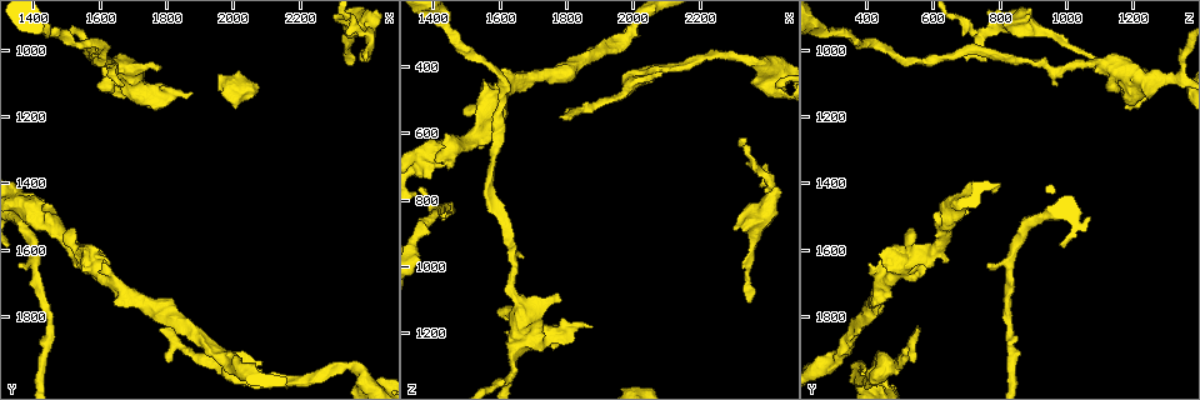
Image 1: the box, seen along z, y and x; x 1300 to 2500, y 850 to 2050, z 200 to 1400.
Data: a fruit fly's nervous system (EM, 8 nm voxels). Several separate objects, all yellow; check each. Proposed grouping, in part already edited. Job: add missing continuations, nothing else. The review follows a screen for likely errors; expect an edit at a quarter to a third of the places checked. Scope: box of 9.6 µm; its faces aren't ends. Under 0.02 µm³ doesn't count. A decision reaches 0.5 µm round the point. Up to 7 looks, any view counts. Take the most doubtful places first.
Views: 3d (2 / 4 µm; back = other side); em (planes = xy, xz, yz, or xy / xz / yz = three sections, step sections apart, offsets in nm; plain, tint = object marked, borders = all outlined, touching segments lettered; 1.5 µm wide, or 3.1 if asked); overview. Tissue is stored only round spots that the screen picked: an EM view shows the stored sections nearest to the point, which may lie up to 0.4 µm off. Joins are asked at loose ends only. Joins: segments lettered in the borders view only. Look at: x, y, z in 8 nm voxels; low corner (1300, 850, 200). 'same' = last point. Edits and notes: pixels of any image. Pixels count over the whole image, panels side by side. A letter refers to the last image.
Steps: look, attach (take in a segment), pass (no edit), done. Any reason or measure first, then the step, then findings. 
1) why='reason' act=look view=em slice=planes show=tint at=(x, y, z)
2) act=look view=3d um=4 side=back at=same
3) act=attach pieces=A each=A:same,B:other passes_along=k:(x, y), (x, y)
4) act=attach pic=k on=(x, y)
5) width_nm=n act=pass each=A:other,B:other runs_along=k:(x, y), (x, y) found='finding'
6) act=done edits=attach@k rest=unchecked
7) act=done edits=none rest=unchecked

why='an open end' act=look view=3d um=2 side=back at=(1790, 1830, 560)

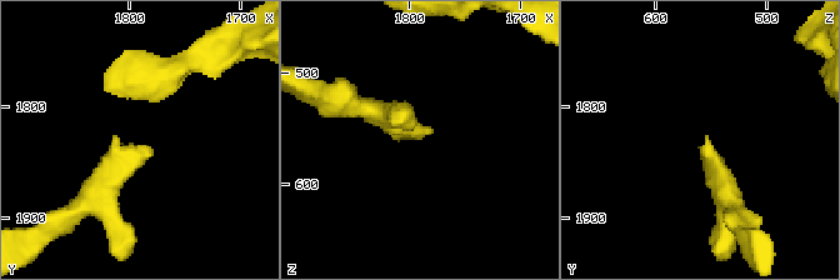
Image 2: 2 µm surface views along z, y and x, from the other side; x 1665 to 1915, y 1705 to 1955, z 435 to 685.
act=look view=em slice=xy step=8 show=borders at=(1782, 1836, 550)

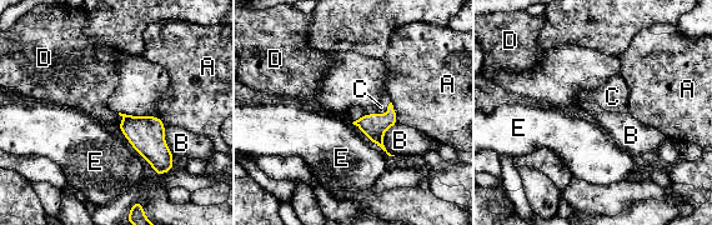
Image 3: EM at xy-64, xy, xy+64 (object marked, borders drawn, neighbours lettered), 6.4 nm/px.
act=attach pic=3 on=(381, 106) each=A:other,B:other,C:same,D:other,E:other passes_along=3:(372, 126), (380, 115), (381, 106) found='the neuron continues'

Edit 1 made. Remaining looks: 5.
why='see it whole again' act=look view=overview

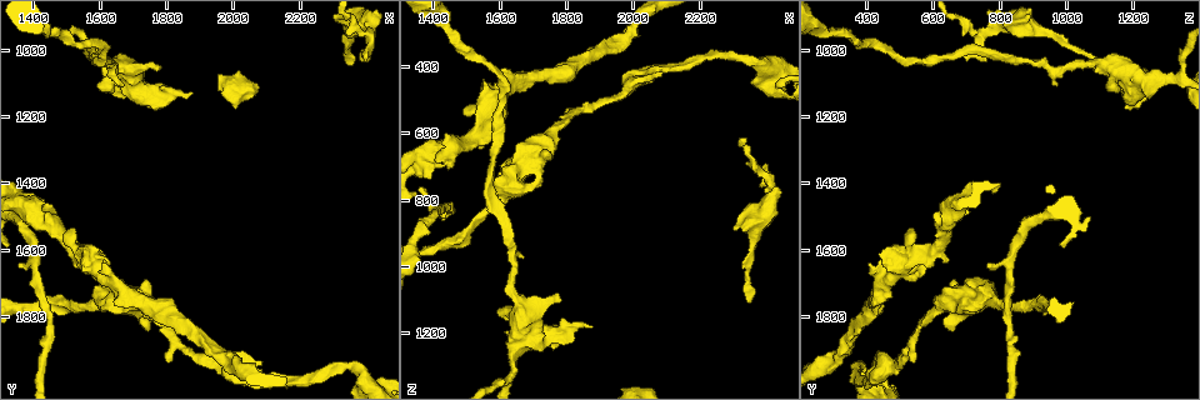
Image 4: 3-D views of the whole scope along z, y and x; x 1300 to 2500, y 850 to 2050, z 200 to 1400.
act=look view=em slice=xz step=4 show=tint at=(1870, 1130, 1180)

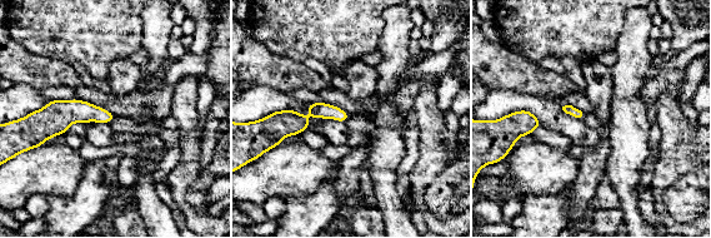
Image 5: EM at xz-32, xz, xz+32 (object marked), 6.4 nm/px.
why='cut it another way' act=look view=em slice=planes show=borders at=same

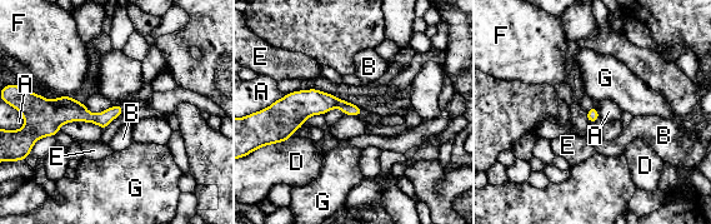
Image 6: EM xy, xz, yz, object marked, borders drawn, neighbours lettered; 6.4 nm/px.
longest_contact=A:280nm act=pass each=A:other,B:other,D:other,E:other,F:other,G:other border=6:(59, 127), (93, 122), (103, 130) found='no lettered segment goes on from it'

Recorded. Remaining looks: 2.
act=done edits=attach@3 rest=unchecked

